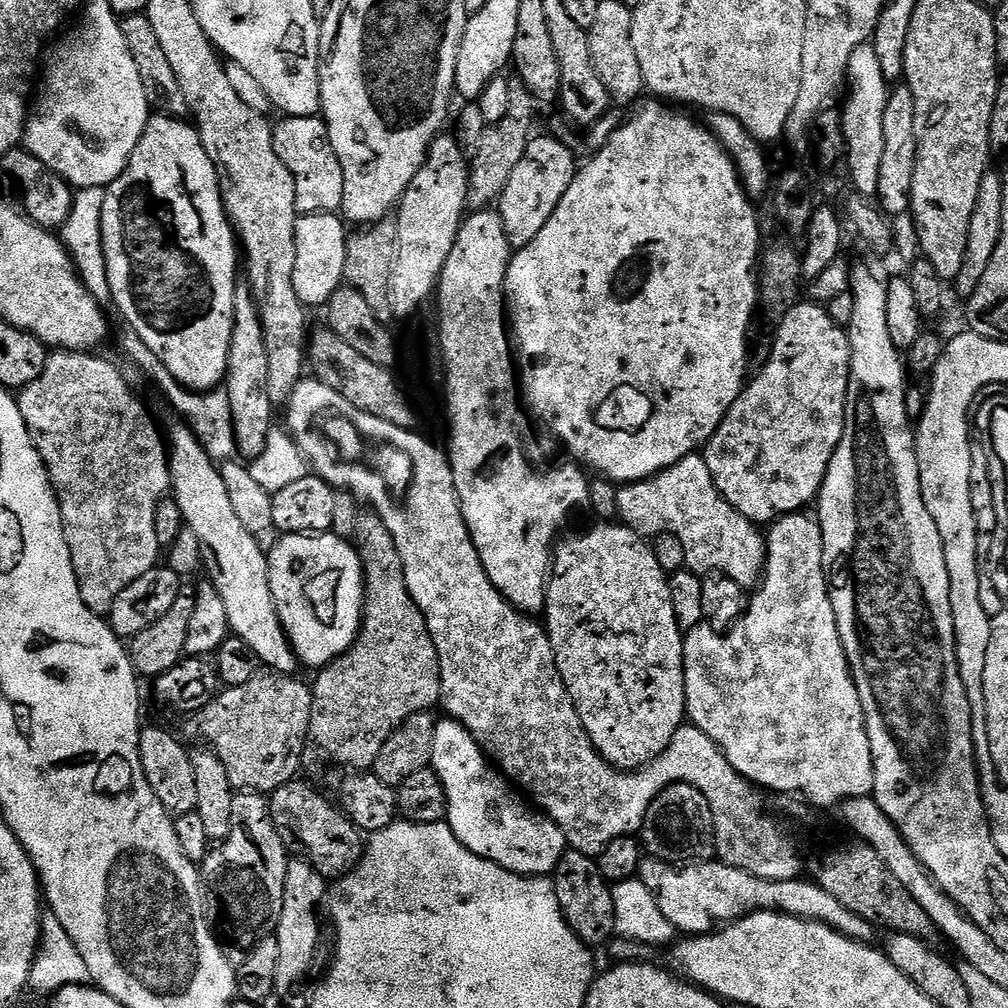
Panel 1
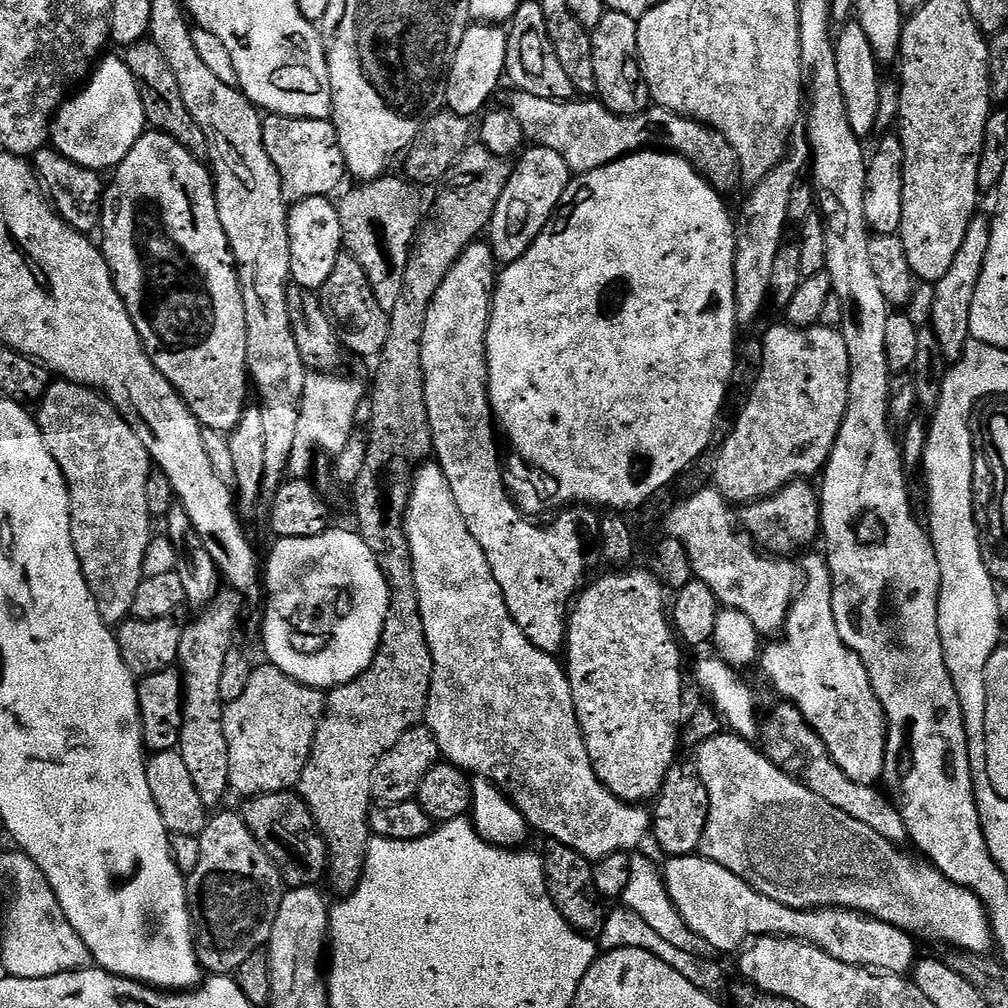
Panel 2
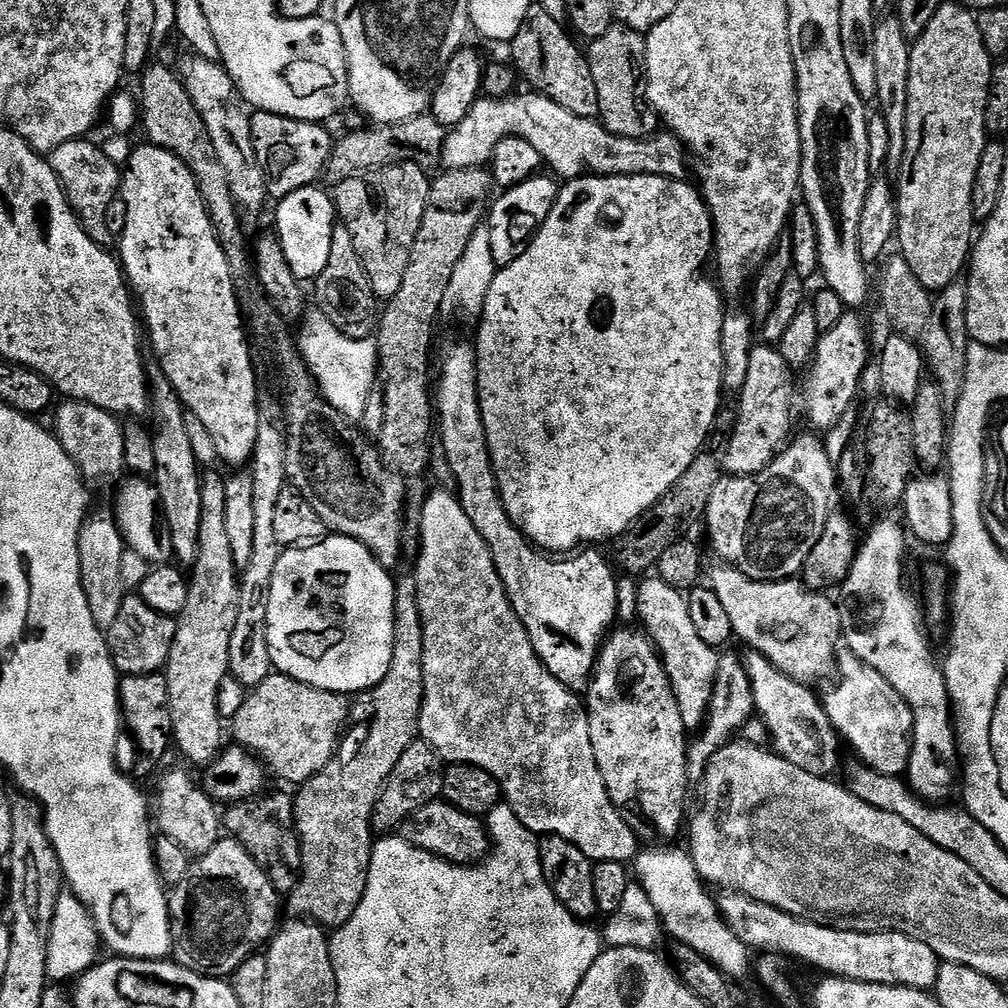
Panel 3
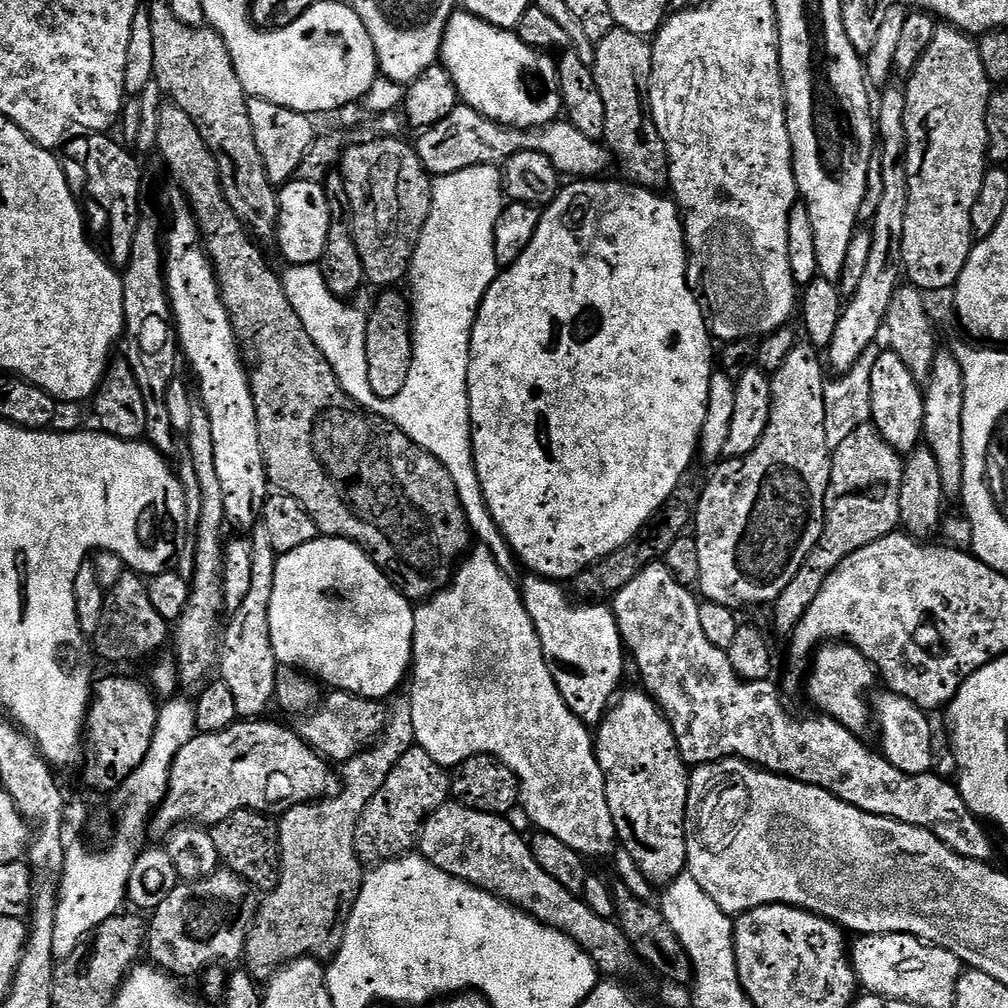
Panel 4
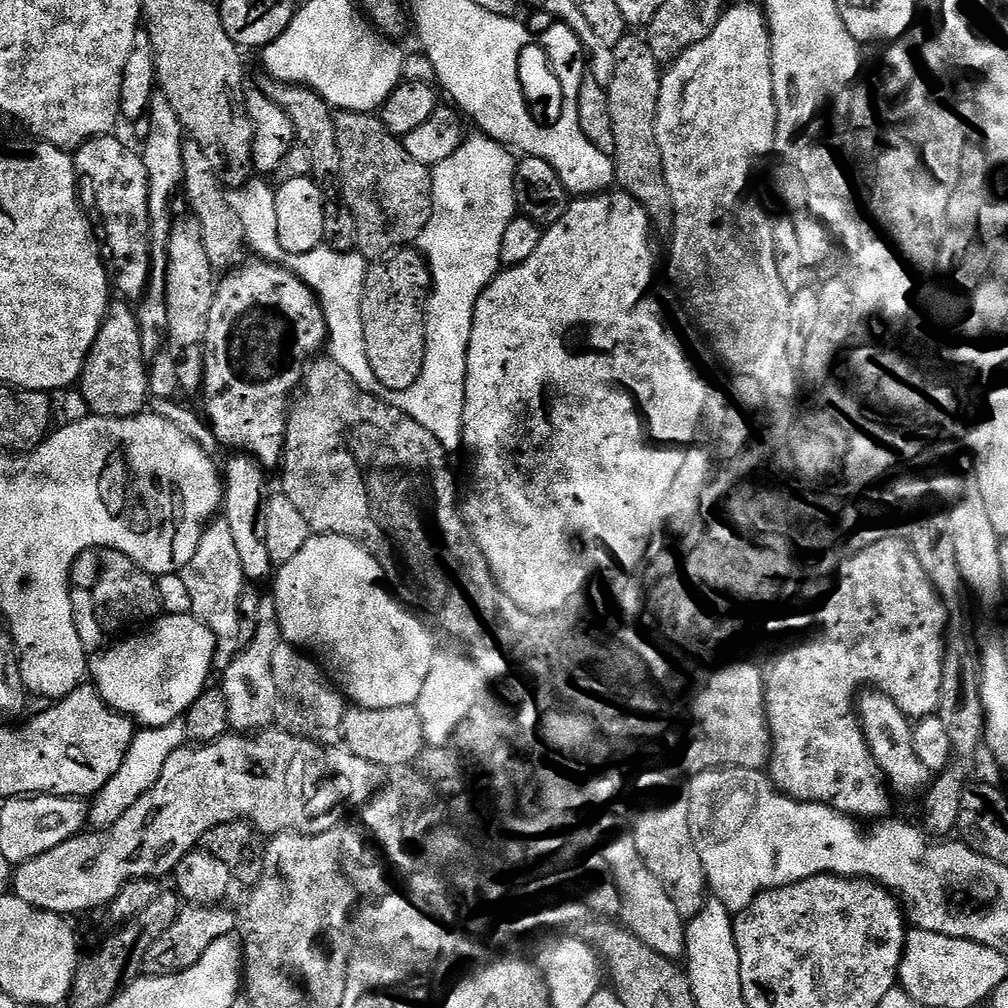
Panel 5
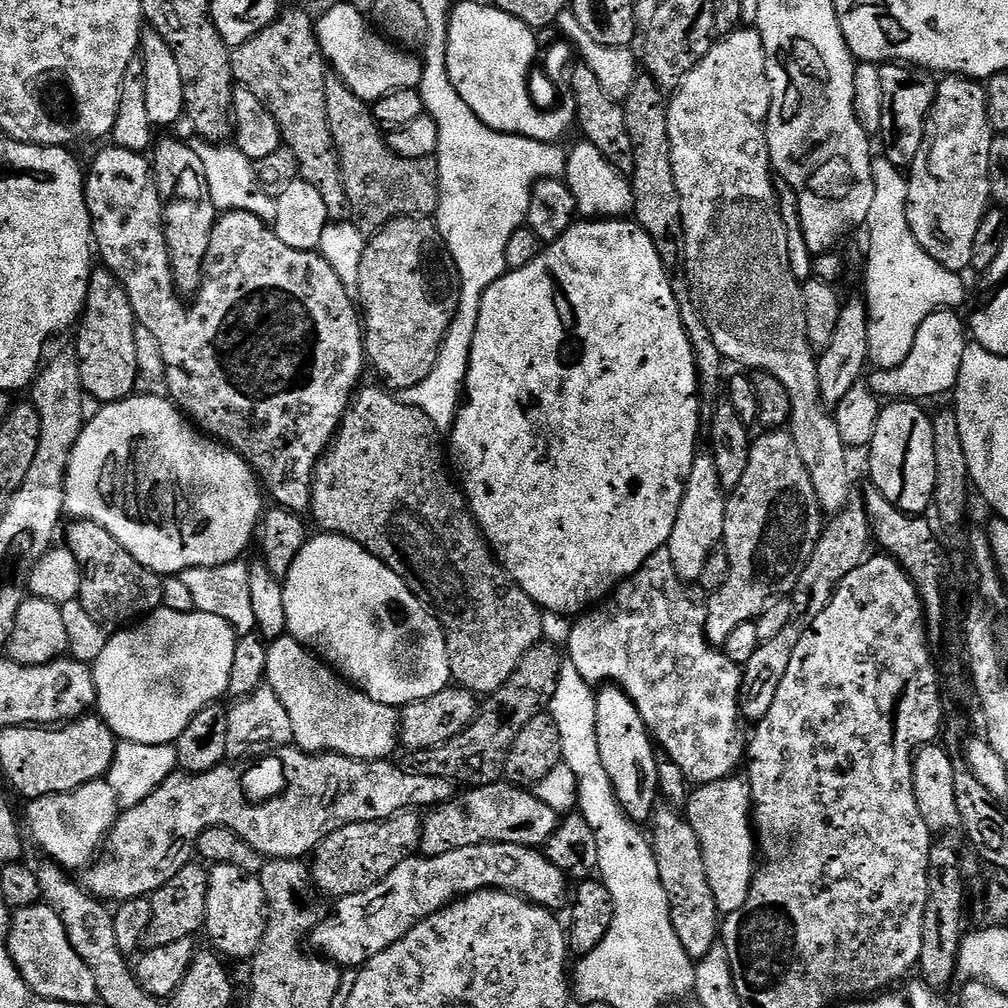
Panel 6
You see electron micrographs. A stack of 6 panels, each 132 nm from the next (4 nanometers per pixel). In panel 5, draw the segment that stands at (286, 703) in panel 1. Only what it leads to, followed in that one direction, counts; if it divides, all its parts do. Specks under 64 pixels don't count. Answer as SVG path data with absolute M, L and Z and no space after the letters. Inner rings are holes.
M403 704L389 708L356 706L353 709L353 712L351 709L345 717L344 730L348 734L346 746L351 752L358 754L358 758L366 758L386 770L396 768L399 764L408 764L411 760L421 759L426 748L424 745L425 713L416 704Z

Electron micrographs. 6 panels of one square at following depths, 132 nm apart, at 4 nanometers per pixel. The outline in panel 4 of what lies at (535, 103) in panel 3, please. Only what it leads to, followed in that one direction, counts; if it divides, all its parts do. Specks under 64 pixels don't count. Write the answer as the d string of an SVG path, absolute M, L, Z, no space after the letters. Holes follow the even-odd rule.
M463 102L457 103L456 108L454 110L450 110L450 114L446 114L446 118L442 118L442 122L438 122L432 128L423 129L423 131L419 133L419 136L420 141L415 141L414 144L416 153L418 154L418 158L422 162L424 169L426 169L426 171L433 177L445 176L446 174L458 174L458 170L466 170L470 166L482 166L483 164L494 164L500 166L503 165L504 161L519 152L537 152L543 156L548 156L550 158L550 162L556 167L556 171L568 178L596 178L601 174L607 173L604 171L608 168L608 160L610 164L610 153L607 147L605 147L605 145L599 140L586 138L586 136L582 134L582 130L578 130L575 126L573 126L573 124L569 124L567 122L553 122L551 124L545 124L543 128L508 128L504 124L499 124L490 118L486 118L482 114L478 114L478 110L474 110L469 104Z

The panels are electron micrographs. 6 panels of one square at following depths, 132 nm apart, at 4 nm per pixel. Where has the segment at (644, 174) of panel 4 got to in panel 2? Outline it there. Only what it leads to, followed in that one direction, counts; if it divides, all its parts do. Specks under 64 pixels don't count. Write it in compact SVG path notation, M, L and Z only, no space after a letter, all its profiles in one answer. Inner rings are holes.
M605 11L602 22L598 22L598 26L591 29L591 34L596 96L600 103L619 116L635 116L638 112L645 112L650 106L650 97L644 74L640 71L637 17Z

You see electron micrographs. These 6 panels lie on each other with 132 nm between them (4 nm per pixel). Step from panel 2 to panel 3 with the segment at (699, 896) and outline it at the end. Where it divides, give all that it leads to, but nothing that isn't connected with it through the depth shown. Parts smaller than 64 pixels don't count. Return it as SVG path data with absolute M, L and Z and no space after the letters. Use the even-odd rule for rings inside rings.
M728 892L718 907L728 923L728 929L750 950L760 954L775 954L781 958L793 956L812 968L821 968L824 974L842 980L857 980L867 984L893 984L903 988L935 989L938 970L942 963L939 956L926 942L918 942L897 932L855 932L838 930L798 920L764 902L758 902L739 892Z

